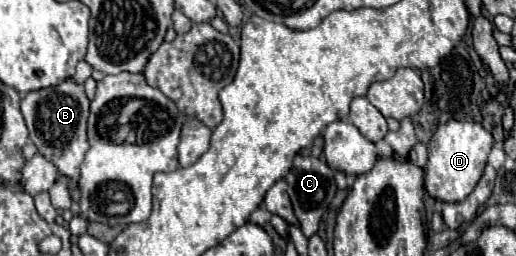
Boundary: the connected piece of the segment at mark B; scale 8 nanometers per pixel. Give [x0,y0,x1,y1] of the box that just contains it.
[20,77,90,201]

